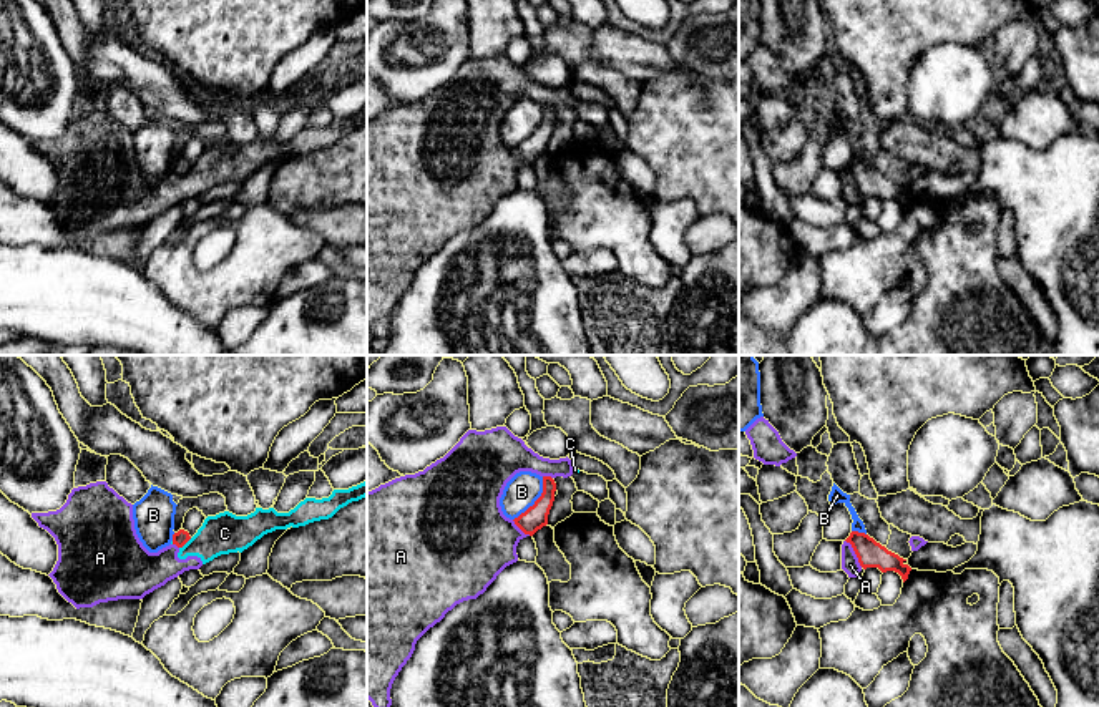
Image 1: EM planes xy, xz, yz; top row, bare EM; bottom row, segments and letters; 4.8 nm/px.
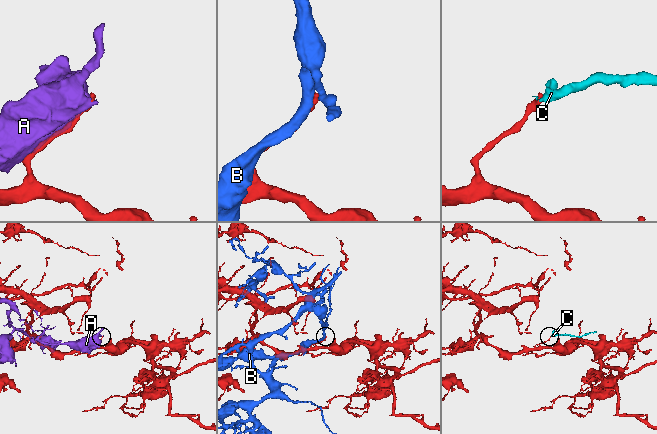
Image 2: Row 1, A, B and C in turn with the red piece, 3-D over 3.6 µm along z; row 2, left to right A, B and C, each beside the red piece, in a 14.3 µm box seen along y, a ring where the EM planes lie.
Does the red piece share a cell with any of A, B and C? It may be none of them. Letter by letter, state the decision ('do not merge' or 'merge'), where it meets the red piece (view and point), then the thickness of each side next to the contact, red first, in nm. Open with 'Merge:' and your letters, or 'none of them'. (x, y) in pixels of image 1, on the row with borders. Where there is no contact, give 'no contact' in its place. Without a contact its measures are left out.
Merge: none of them
A: do not merge; contact yz (855, 553); calibres 130 and 90 nm
B: do not merge; contact xz (537, 500); calibres 110 and 160 nm
C: do not merge; contact xy (185, 543); calibres 70 and 200 nm

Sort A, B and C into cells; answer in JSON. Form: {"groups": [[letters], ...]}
{"groups": [["A", "C"], ["B"]]}

